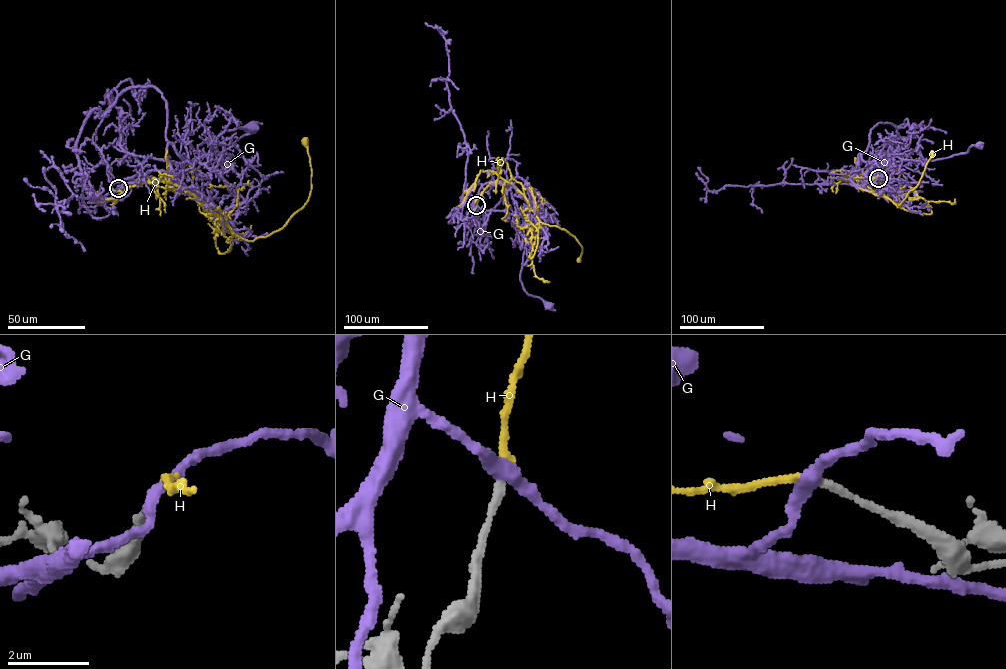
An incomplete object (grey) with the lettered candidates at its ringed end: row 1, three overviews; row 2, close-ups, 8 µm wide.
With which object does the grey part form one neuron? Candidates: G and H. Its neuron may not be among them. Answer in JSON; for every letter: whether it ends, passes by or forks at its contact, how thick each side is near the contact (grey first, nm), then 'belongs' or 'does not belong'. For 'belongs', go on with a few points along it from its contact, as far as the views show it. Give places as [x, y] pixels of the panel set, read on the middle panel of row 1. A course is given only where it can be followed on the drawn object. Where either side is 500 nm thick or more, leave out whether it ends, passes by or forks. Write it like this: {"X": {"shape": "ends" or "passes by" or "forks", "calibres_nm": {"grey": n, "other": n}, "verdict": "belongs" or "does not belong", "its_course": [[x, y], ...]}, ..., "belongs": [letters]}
{"G": {"shape": "passes by", "calibres_nm": {"grey": 200, "other": 320}, "verdict": "does not belong"}, "H": {"shape": "ends", "calibres_nm": {"grey": 200, "other": 170}, "verdict": "belongs", "its_course": [[476, 205], [489, 183], [501, 177], [510, 182], [540, 222], [574, 236], [582, 247], [578, 260]]}, "belongs": ["H"]}

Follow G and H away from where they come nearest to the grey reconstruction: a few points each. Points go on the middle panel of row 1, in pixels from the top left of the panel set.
G: (476, 205), (475, 198), (483, 184), (505, 183), (527, 227), (522, 287), (550, 305)
H: (476, 205), (489, 183), (501, 177), (510, 182), (540, 222), (574, 236), (582, 247), (578, 260)

